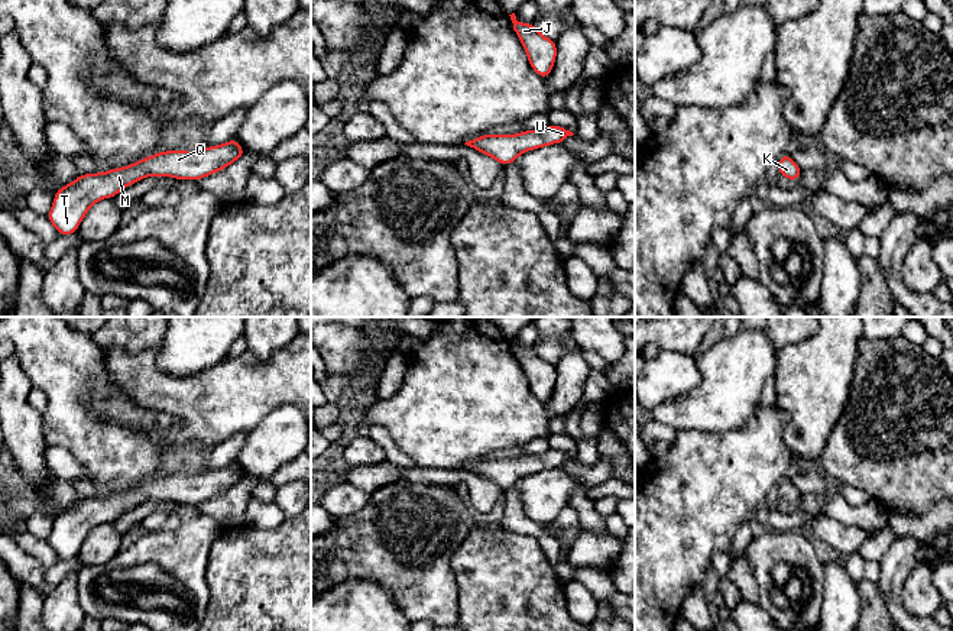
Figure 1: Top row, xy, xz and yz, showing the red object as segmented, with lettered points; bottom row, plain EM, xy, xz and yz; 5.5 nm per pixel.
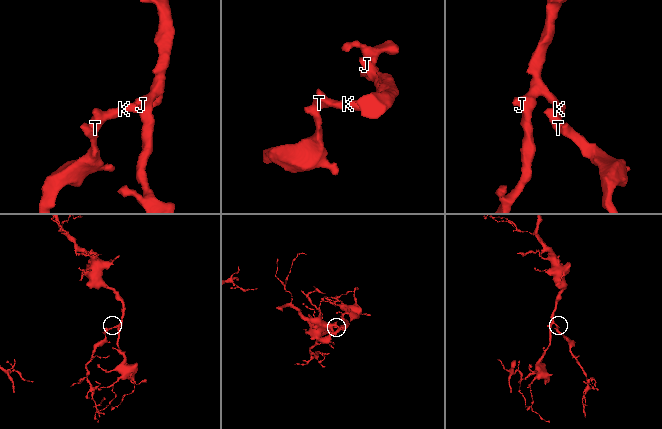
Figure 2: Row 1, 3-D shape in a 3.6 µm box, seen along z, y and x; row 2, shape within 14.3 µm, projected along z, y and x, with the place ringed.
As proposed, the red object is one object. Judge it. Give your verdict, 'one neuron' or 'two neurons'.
one neuron

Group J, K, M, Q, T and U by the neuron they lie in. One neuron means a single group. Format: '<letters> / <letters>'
J K M Q T U

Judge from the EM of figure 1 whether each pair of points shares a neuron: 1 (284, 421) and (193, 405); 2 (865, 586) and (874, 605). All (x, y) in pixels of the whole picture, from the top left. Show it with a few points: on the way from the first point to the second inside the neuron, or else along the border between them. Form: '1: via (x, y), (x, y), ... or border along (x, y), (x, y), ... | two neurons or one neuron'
1: border along (295, 405), (275, 407), (248, 432) | two neurons
2: via (868, 591), (872, 601) | one neuron

